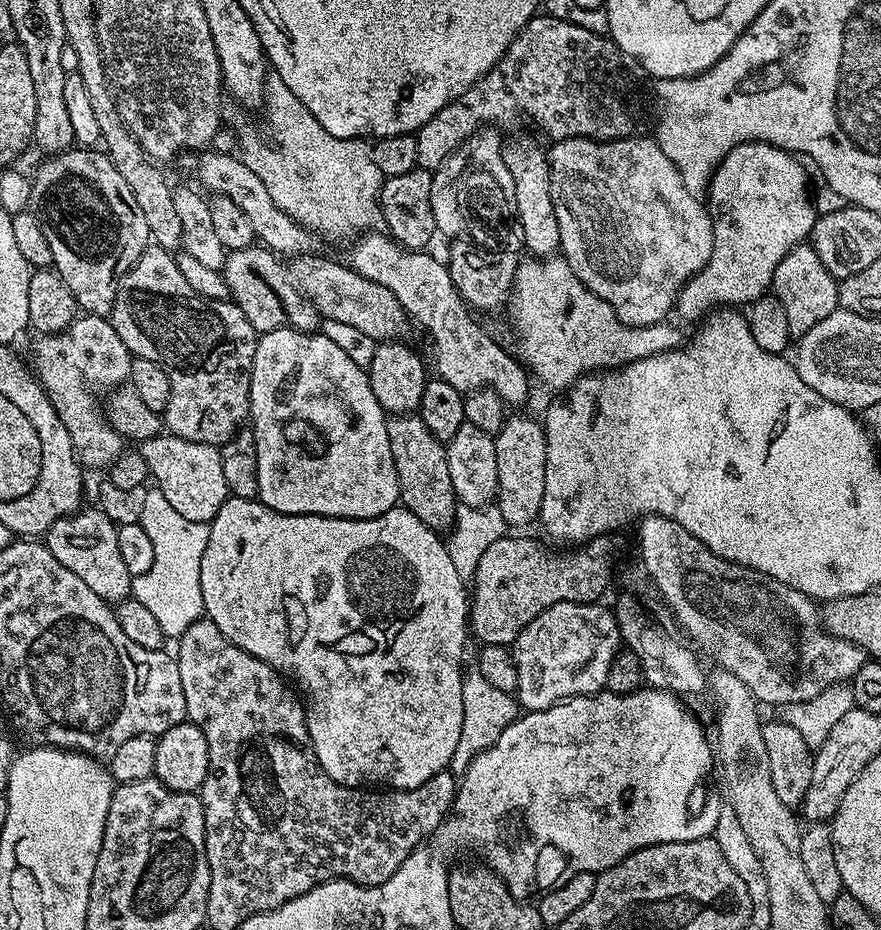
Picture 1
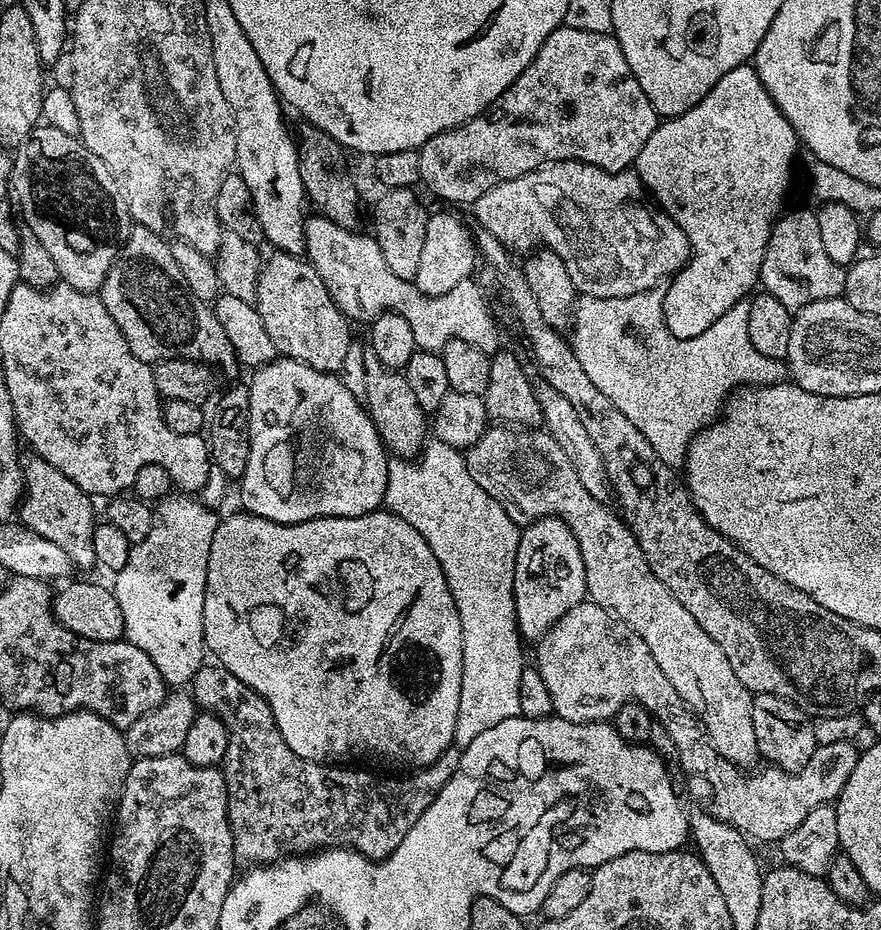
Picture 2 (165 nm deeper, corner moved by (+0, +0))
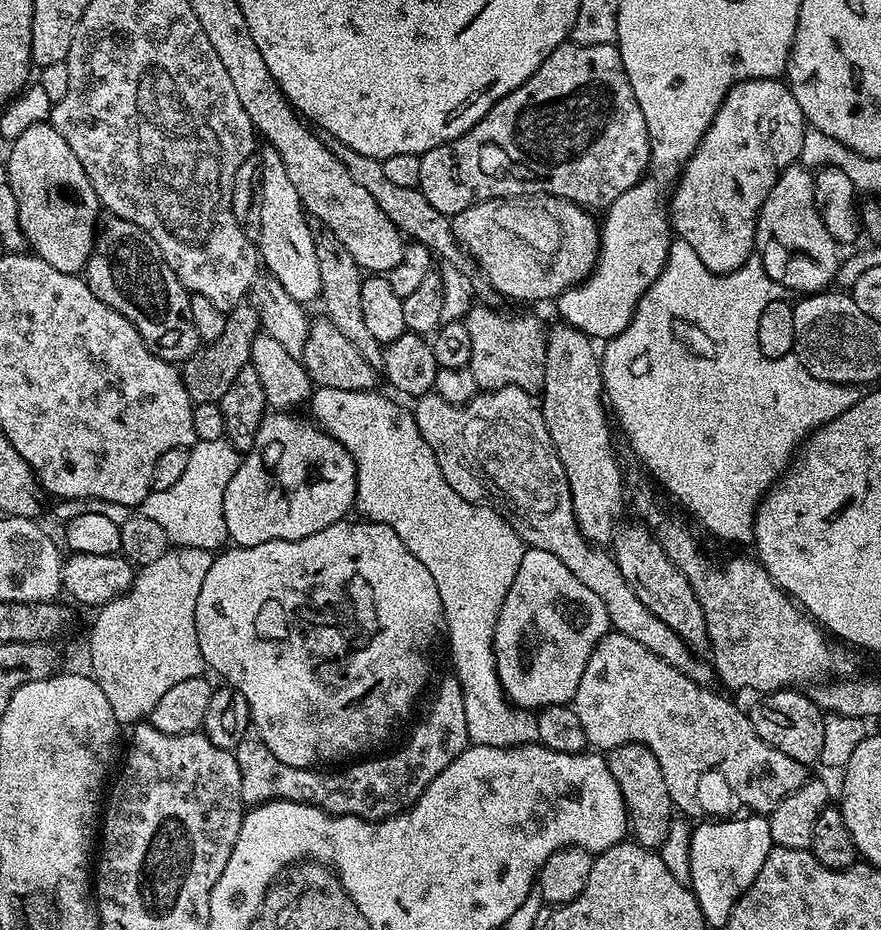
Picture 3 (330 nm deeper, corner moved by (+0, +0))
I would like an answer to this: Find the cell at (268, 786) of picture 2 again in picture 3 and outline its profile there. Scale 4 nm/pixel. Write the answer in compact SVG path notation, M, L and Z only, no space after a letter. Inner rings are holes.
M452 674L438 680L430 688L433 700L428 704L428 713L411 725L412 737L397 752L361 759L348 766L353 768L345 772L286 766L286 762L278 762L278 758L270 754L266 742L259 735L249 735L234 749L242 774L240 799L248 806L266 804L269 800L293 800L299 804L313 804L332 816L357 816L363 820L386 820L411 808L426 786L430 786L446 766L456 761L458 754L470 747L462 686Z

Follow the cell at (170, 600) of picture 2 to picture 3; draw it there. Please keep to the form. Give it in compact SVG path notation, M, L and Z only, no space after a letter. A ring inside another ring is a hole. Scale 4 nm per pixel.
M169 547L158 562L145 564L135 573L127 592L116 596L97 611L100 613L92 624L92 641L88 644L88 652L92 655L90 672L102 686L117 724L132 726L151 717L154 706L158 706L158 698L162 698L170 686L178 686L178 682L186 682L186 678L194 678L205 671L206 665L198 646L194 610L198 606L198 590L202 590L202 582L213 559L213 553L201 548Z

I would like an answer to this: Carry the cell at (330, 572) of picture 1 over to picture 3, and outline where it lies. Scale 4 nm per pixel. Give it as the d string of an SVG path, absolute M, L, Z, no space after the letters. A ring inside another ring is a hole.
M363 518L352 519L339 520L336 524L326 526L326 530L310 534L301 540L271 540L253 548L229 547L213 559L206 579L202 582L202 590L198 590L194 622L205 665L209 669L213 668L224 679L221 681L227 682L243 694L252 711L255 731L266 742L270 754L274 754L278 762L286 762L286 766L310 769L317 766L336 766L339 765L336 764L339 760L351 761L353 758L375 753L375 748L386 743L399 724L407 725L413 719L412 711L416 708L416 699L423 692L425 695L433 679L432 655L435 654L436 647L442 644L446 621L442 598L438 594L438 586L434 586L430 570L426 570L426 566L418 562L414 554L410 554L406 542L402 542L402 538L398 538L398 534L390 526L374 524Z

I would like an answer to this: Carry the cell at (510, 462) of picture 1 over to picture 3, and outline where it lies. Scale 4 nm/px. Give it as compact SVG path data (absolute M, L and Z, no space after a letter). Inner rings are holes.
M473 303L463 321L466 330L470 330L470 346L472 347L467 367L474 374L477 389L495 390L506 386L518 386L526 392L539 393L544 387L546 378L546 348L548 346L546 324L528 312L522 313L521 316L507 316L506 313L499 312L496 308L487 308L484 304L487 303Z

